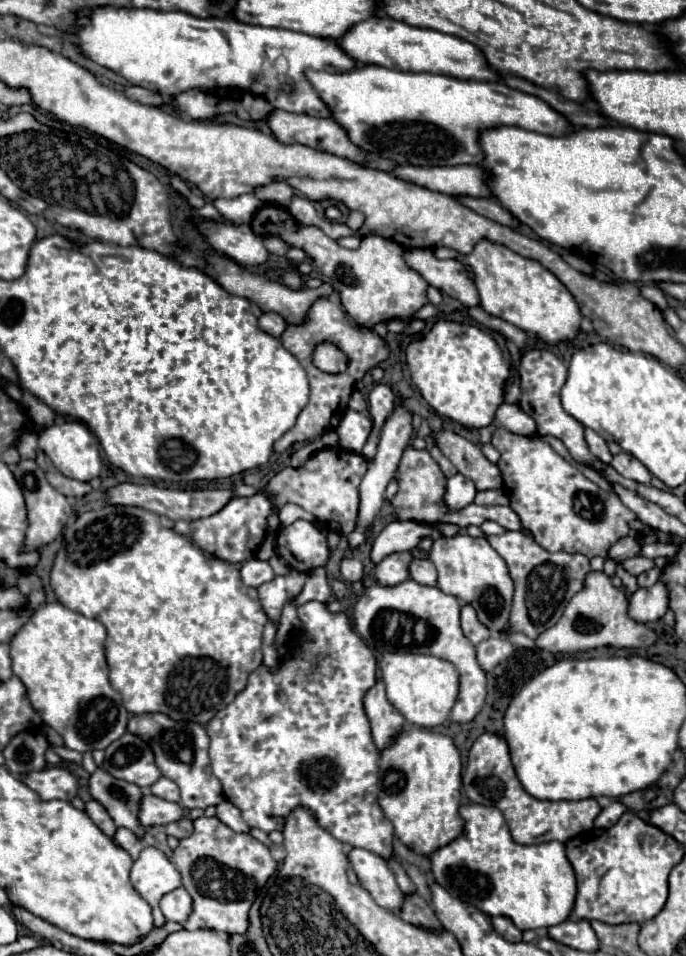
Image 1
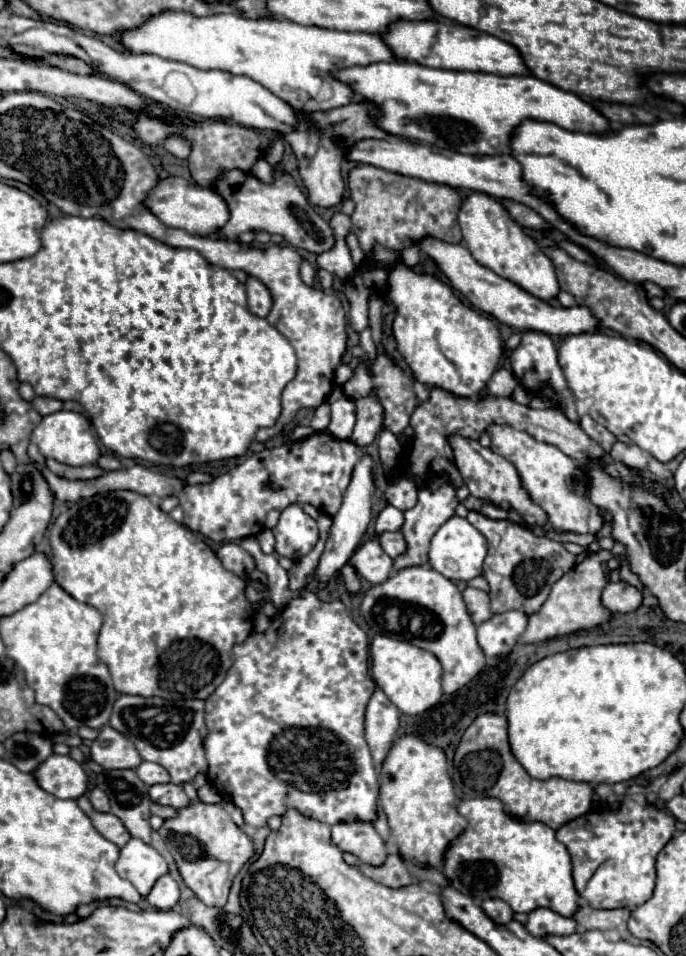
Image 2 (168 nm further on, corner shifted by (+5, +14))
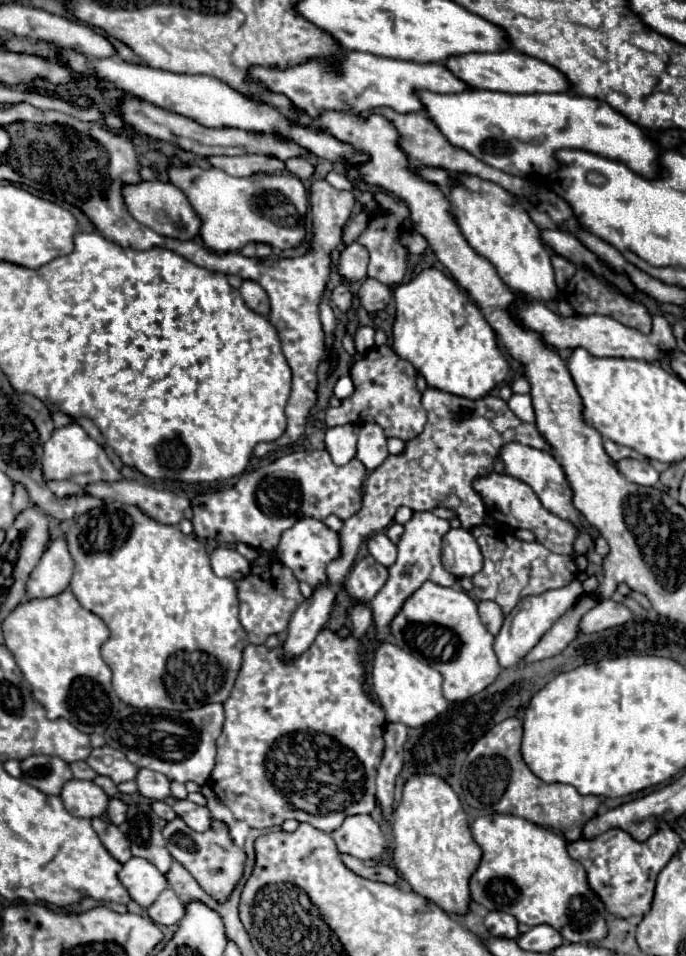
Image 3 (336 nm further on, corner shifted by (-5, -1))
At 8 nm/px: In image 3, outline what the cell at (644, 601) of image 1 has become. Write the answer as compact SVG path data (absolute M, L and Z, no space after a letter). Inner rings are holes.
M603 599L595 609L591 609L581 619L581 633L599 633L617 625L625 625L633 619L631 609L627 609L623 603L615 603L613 599Z

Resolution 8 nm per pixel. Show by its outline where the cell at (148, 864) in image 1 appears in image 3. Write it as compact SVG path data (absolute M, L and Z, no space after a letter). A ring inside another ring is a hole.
M131 857L119 871L119 879L131 899L141 907L153 905L159 893L167 889L167 877L153 863L141 857Z

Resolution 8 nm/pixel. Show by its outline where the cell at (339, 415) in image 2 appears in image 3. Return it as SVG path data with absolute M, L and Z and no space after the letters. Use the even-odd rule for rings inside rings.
M353 423L327 429L325 447L337 465L345 465L355 457L357 435L359 435L359 425L353 425Z

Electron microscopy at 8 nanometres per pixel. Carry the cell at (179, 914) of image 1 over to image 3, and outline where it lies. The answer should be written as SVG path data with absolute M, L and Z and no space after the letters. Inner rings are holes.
M169 887L157 897L157 901L147 909L147 913L157 925L175 925L183 919L185 905L177 897L177 893Z

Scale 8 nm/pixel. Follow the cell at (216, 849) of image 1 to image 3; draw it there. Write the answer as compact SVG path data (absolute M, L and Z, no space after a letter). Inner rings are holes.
M175 817L163 829L163 837L167 841L167 849L169 849L171 857L177 859L197 879L197 883L203 887L205 893L209 893L215 901L225 903L229 899L231 891L241 881L245 863L247 863L245 851L241 847L237 847L235 841L229 837L229 827L223 821L213 819L211 827L205 833L197 833L197 831L191 831L191 827L187 827L183 823L183 819Z

